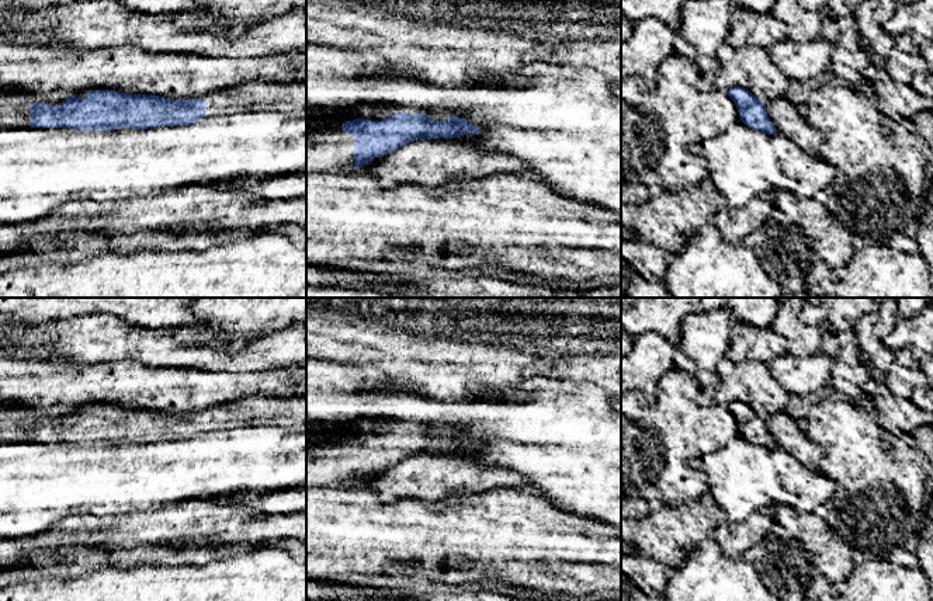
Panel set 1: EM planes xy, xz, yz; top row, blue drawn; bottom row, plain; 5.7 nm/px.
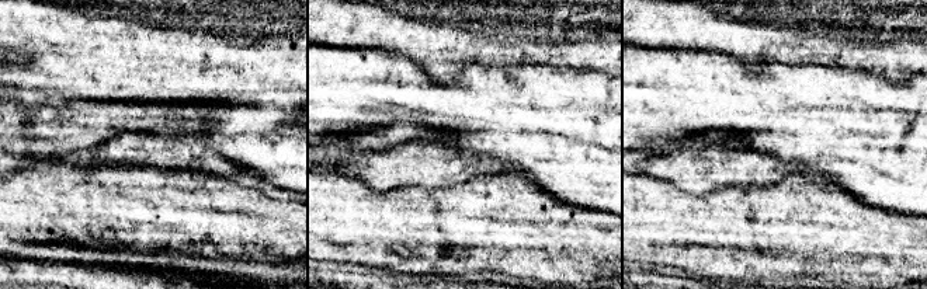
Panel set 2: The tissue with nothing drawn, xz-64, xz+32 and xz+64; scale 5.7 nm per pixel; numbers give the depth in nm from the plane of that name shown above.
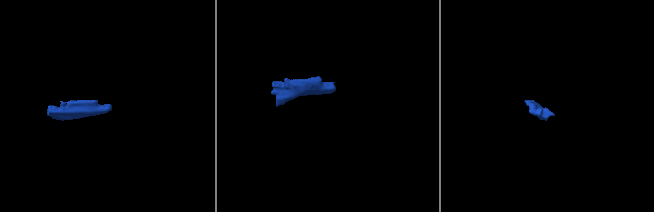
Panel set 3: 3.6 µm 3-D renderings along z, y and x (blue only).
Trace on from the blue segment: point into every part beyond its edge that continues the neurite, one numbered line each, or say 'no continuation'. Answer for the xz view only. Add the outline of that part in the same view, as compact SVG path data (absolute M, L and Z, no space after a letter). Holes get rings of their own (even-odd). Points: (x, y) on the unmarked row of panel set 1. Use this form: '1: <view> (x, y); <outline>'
1: xz (329, 464); M323 432L318 441L306 441L306 489L350 487L354 483L354 451ZM341 437L343 440L344 437Z

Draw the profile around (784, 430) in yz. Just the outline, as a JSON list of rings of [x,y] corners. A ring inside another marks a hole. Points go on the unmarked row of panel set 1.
[[[781,411],[766,418],[766,427],[774,438],[776,445],[791,454],[808,469],[819,472],[823,451],[804,431],[798,428],[797,420]]]

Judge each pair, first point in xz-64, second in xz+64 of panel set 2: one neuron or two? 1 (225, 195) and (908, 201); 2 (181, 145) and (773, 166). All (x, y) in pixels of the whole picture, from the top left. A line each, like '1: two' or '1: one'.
1: two
2: one

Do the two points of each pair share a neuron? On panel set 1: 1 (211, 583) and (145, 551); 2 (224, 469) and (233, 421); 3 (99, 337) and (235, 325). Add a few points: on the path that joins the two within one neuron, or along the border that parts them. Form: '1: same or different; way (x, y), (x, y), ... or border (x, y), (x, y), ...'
1: different; border (208, 562), (201, 565), (144, 565)
2: different; border (264, 424), (232, 428)
3: different; border (190, 326), (208, 330), (208, 343), (222, 348)

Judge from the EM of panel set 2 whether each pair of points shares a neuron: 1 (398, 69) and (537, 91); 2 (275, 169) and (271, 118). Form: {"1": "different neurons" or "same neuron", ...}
{"1": "same neuron", "2": "same neuron"}

